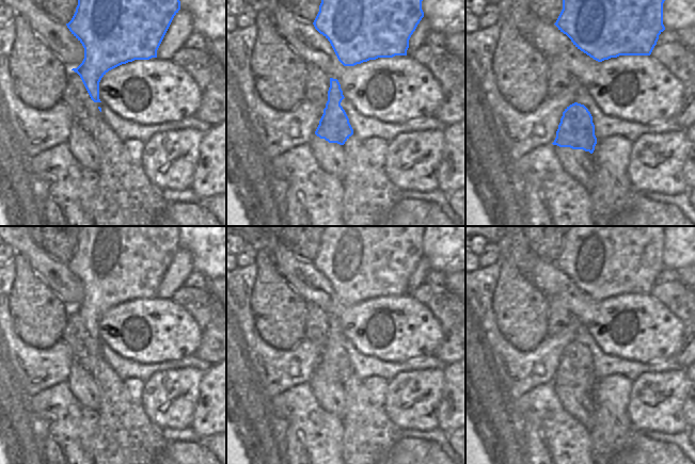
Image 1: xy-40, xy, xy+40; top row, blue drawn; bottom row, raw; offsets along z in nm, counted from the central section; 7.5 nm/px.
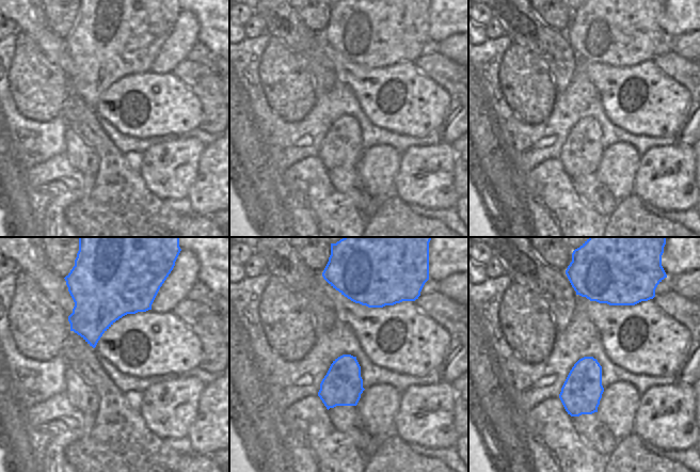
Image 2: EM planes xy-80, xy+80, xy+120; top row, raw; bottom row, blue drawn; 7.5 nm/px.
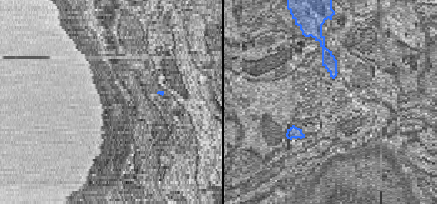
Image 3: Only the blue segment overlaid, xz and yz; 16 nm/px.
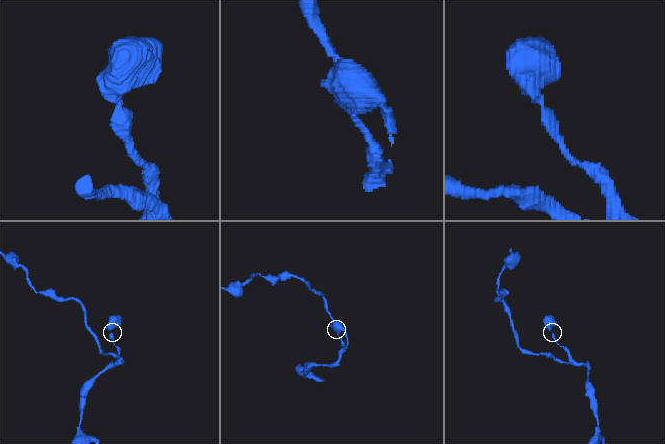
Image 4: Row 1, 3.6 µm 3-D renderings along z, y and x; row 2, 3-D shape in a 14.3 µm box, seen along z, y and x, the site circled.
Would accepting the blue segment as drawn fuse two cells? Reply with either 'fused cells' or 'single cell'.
single cell

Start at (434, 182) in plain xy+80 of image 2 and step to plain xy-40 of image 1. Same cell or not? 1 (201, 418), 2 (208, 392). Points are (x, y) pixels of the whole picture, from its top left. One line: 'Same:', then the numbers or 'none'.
Same: none

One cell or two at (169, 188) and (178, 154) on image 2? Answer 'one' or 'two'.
one

